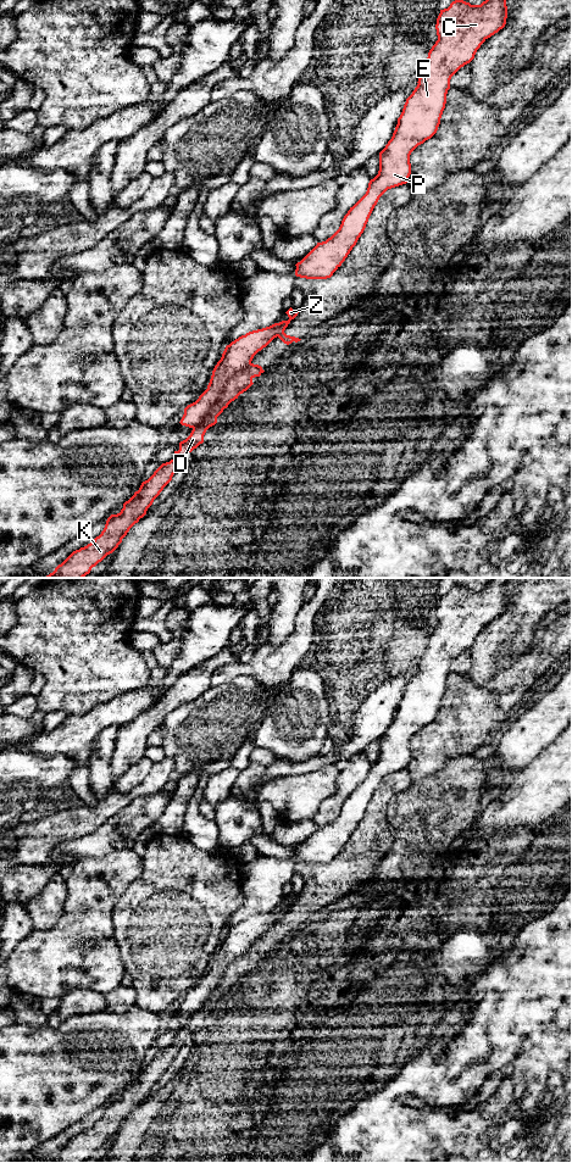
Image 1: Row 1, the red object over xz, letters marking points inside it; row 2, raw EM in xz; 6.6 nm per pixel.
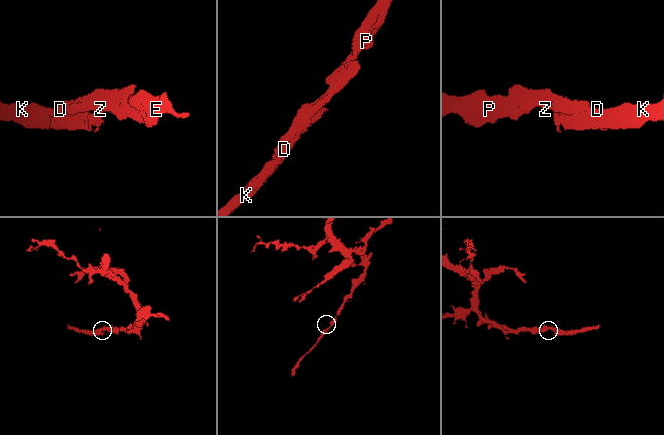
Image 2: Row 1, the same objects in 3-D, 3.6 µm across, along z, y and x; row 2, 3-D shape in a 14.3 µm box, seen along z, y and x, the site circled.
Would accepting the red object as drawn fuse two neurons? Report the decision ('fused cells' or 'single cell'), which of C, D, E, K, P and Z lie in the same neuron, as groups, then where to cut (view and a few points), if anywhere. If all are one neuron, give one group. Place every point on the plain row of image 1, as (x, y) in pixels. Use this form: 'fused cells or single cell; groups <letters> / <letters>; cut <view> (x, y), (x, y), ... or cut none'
fused cells; groups C E P Z / D K; cut xz (250, 947), (229, 966), (215, 991), (193, 1014)

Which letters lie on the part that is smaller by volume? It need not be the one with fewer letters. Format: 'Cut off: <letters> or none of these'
Cut off: D, K

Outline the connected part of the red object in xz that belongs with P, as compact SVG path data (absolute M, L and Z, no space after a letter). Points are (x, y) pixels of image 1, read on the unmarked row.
M490 578L488 584L481 590L455 585L448 594L440 595L435 610L438 625L428 638L417 672L406 684L391 724L379 738L378 759L370 766L366 779L344 801L339 814L326 827L317 828L295 850L296 862L306 864L331 863L356 830L379 783L388 774L407 768L411 759L410 740L418 730L437 718L445 694L451 662L474 644L477 635L488 623L505 612L507 603L506 584L509 580L510 578Z

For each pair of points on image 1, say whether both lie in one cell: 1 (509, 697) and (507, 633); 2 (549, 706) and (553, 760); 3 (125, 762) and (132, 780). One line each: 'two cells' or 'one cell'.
1: two cells
2: two cells
3: two cells

